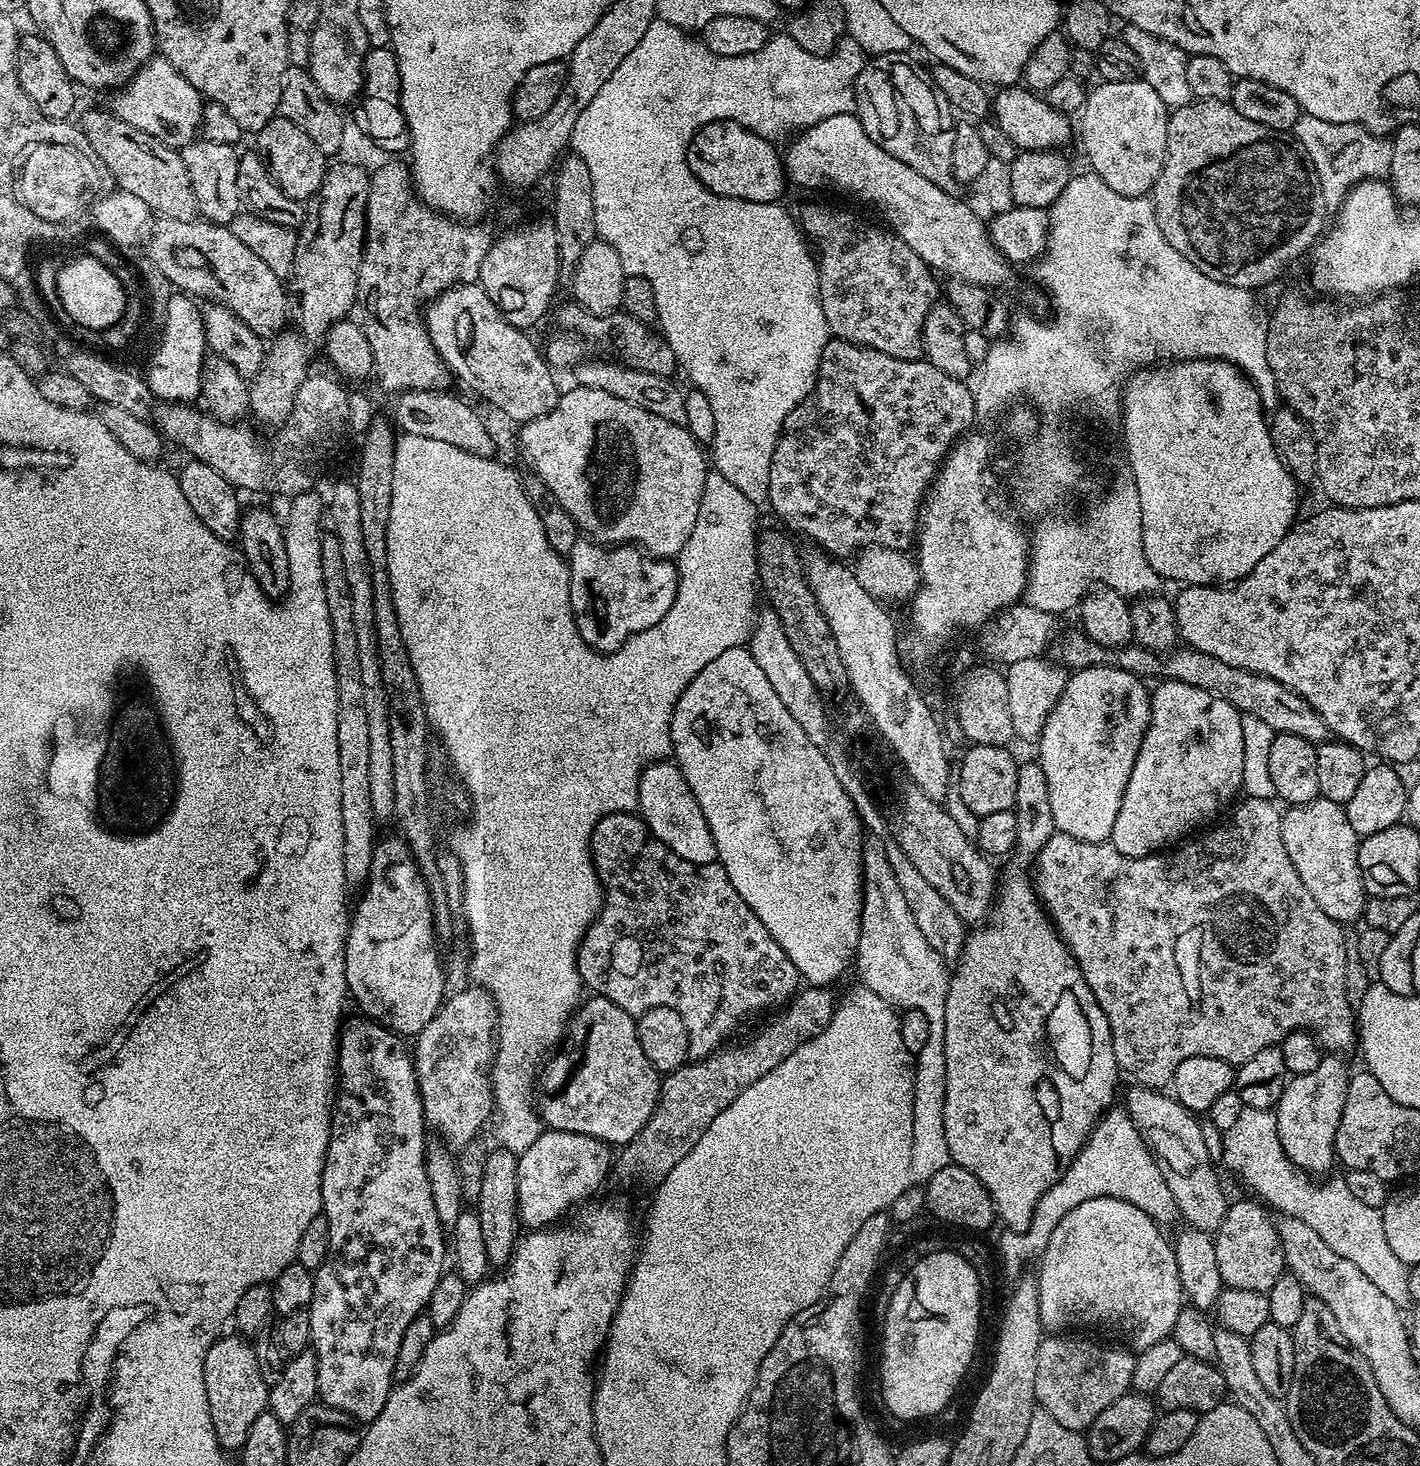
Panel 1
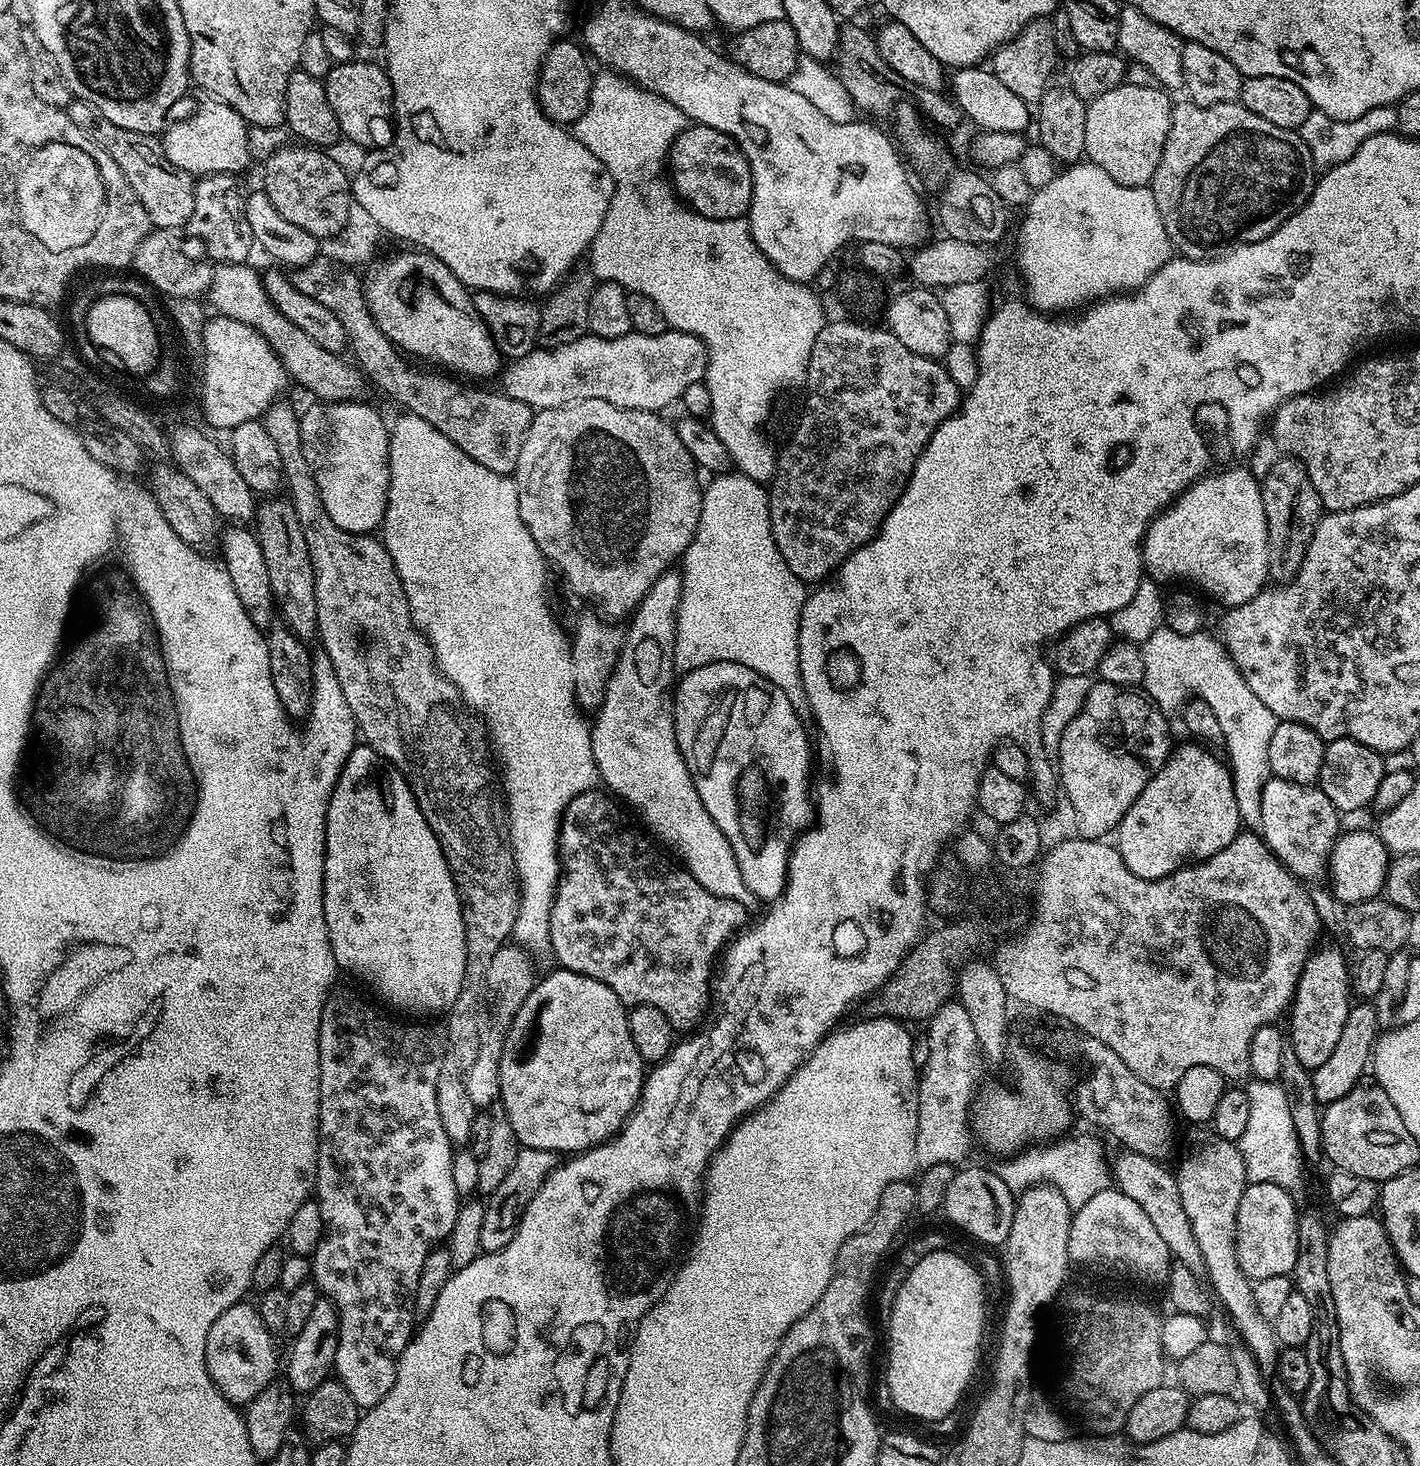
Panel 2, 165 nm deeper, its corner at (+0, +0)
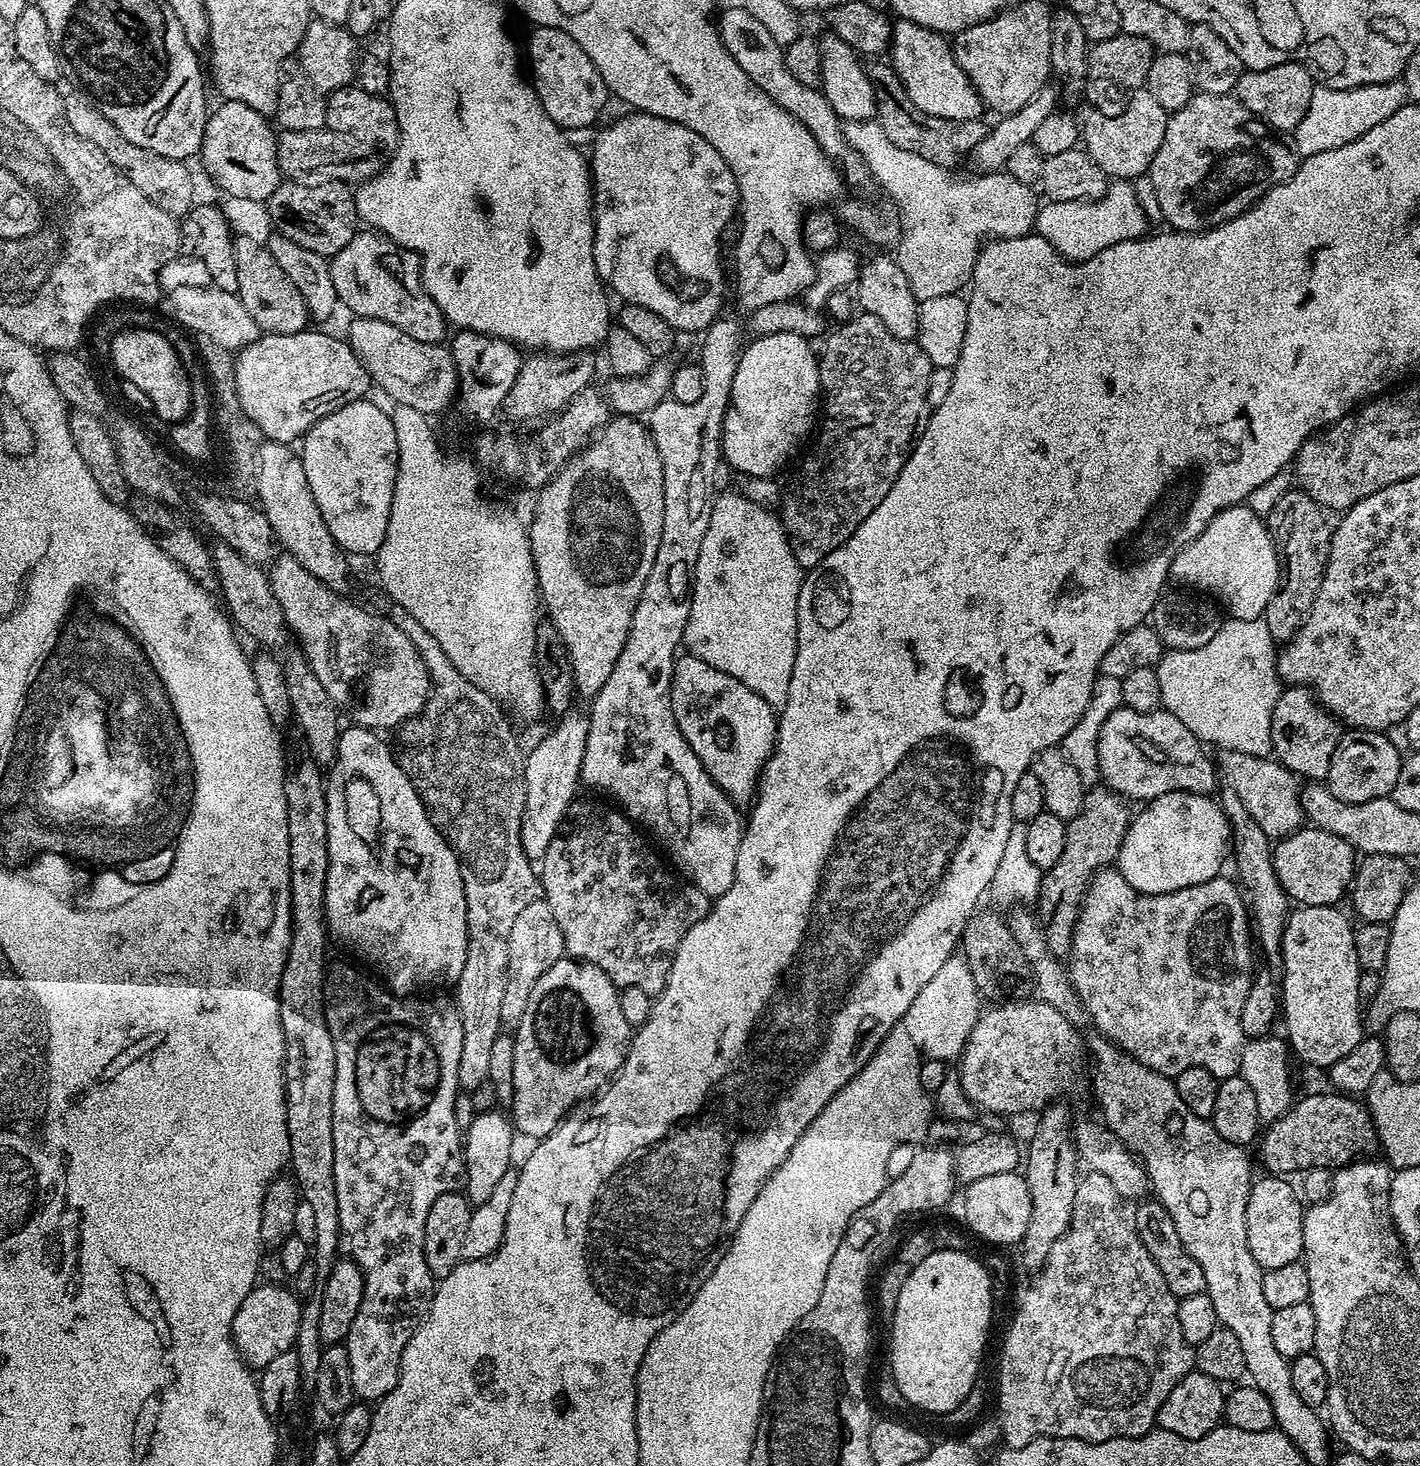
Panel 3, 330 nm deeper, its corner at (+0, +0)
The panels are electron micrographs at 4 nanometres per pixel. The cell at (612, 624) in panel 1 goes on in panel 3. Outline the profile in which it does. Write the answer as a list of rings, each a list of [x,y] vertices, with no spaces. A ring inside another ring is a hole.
[[[572,706],[555,721],[556,729],[544,736],[524,757],[524,781],[526,782],[526,806],[522,814],[520,837],[522,850],[529,860],[540,862],[547,847],[556,836],[566,810],[577,799],[576,787],[581,787],[582,757],[586,755],[588,717],[578,707]]]

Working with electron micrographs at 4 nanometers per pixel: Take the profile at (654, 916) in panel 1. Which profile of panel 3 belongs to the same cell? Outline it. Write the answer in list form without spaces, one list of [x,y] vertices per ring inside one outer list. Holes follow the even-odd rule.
[[[583,798],[577,799],[570,805],[564,815],[564,821],[560,823],[560,828],[557,830],[556,836],[550,842],[546,854],[540,861],[540,869],[538,872],[540,888],[543,899],[550,906],[551,912],[554,913],[554,919],[558,922],[558,930],[562,930],[564,950],[569,957],[582,960],[586,964],[598,966],[598,970],[606,973],[611,978],[612,983],[616,985],[617,989],[638,986],[638,990],[646,990],[648,996],[655,998],[659,996],[660,991],[664,989],[668,981],[668,971],[672,965],[673,952],[676,951],[676,947],[680,945],[682,938],[688,931],[699,920],[706,918],[710,907],[710,898],[702,890],[698,890],[698,886],[689,884],[687,879],[677,875],[671,867],[668,867],[668,869],[663,868],[660,864],[656,864],[655,854],[650,849],[644,848],[643,842],[640,841],[640,835],[642,835],[641,829],[633,821],[629,820],[623,811],[617,810],[615,807],[612,808],[607,808],[604,804],[591,804],[590,801],[583,800]]]

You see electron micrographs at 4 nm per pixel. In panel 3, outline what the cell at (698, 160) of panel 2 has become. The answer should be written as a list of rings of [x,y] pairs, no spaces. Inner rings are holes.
[[[632,110],[627,113],[629,116],[620,116],[613,124],[608,124],[596,136],[592,144],[592,156],[590,152],[590,171],[592,174],[592,221],[594,222],[594,266],[598,270],[601,281],[613,293],[621,296],[624,304],[637,304],[646,306],[646,310],[654,310],[658,318],[666,318],[670,326],[676,329],[677,333],[696,332],[703,333],[705,328],[712,325],[713,320],[721,315],[720,302],[724,298],[724,264],[720,261],[720,248],[722,249],[722,237],[726,225],[733,223],[738,212],[740,202],[740,191],[736,185],[734,174],[730,166],[702,138],[702,134],[694,134],[686,126],[682,126],[673,120],[651,116],[639,110]],[[668,260],[668,264],[676,272],[660,272],[660,263]]]

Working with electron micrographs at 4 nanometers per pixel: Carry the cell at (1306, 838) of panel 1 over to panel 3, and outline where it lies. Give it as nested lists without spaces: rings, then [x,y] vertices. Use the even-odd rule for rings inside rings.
[[[1221,751],[1219,755],[1219,767],[1223,775],[1224,772],[1228,775],[1226,784],[1237,791],[1250,816],[1258,822],[1268,837],[1286,837],[1292,832],[1297,832],[1305,823],[1304,808],[1300,805],[1301,785],[1297,776],[1279,760],[1268,756],[1247,756],[1237,752]]]

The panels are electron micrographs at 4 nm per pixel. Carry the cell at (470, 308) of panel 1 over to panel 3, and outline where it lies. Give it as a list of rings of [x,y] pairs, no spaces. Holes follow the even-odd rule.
[[[360,230],[354,239],[342,246],[337,256],[331,257],[330,267],[336,298],[350,306],[355,317],[390,322],[421,342],[439,344],[445,339],[444,335],[449,335],[448,321],[424,289],[420,257],[409,248],[395,244],[375,231]]]

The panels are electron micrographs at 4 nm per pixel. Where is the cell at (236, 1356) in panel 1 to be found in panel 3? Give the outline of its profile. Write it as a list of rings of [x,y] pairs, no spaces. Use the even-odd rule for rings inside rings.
[[[267,1282],[257,1283],[242,1298],[242,1306],[238,1306],[238,1314],[234,1314],[232,1323],[232,1341],[235,1342],[245,1364],[253,1370],[267,1366],[278,1354],[293,1351],[298,1334],[300,1309],[302,1300],[291,1287]]]

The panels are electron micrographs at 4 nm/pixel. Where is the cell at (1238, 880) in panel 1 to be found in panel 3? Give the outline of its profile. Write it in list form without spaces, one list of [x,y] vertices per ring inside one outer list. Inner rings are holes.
[[[1109,866],[1100,869],[1088,884],[1088,892],[1084,895],[1084,902],[1080,906],[1080,917],[1074,930],[1072,951],[1066,960],[1068,977],[1074,991],[1084,1007],[1085,1017],[1090,1021],[1099,1035],[1105,1036],[1114,1042],[1126,1054],[1130,1054],[1142,1066],[1150,1066],[1163,1076],[1175,1078],[1182,1074],[1182,1070],[1191,1068],[1205,1068],[1221,1081],[1228,1076],[1235,1076],[1240,1071],[1242,1050],[1246,1037],[1242,1030],[1242,1006],[1246,1006],[1246,994],[1250,990],[1254,979],[1252,968],[1252,948],[1254,950],[1254,932],[1250,927],[1249,905],[1242,895],[1235,879],[1227,880],[1227,875],[1221,874],[1210,878],[1210,882],[1198,882],[1198,886],[1186,886],[1182,890],[1174,890],[1170,894],[1142,894],[1122,878],[1115,867]]]

